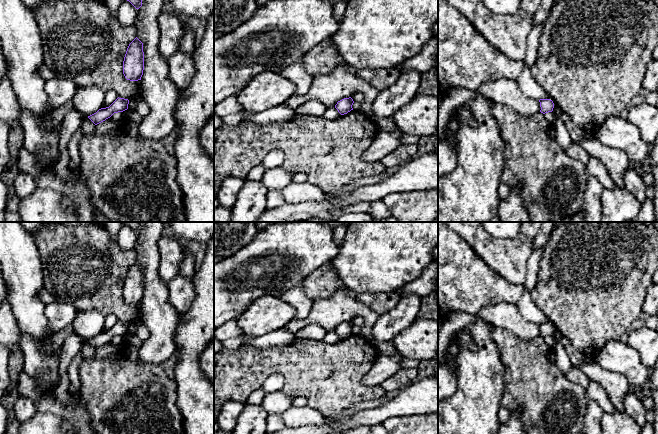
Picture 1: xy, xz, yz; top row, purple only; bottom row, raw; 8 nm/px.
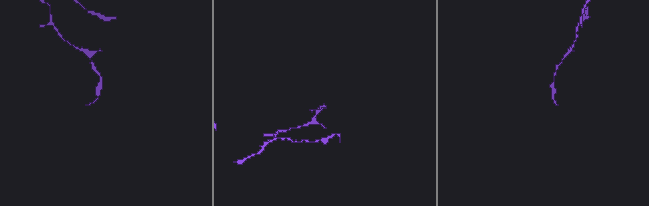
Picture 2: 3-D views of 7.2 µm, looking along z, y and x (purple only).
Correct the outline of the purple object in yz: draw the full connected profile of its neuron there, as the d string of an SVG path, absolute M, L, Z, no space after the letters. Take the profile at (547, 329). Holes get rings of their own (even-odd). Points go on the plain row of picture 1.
M540 323L539 326L540 326L540 331L541 331L541 334L540 334L541 337L545 338L545 337L553 335L554 327L552 324Z

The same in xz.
M351 321L344 322L337 326L337 328L335 329L335 332L338 334L338 336L341 339L344 339L344 338L347 338L348 336L350 336L351 334L353 334L353 332L352 332L353 327L354 327L354 325Z

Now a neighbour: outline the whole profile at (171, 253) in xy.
M161 236L157 242L160 254L159 276L167 285L173 278L179 275L180 267L184 259L183 245L180 240Z

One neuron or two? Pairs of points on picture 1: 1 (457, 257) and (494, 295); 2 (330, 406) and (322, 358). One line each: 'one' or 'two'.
1: one
2: one

